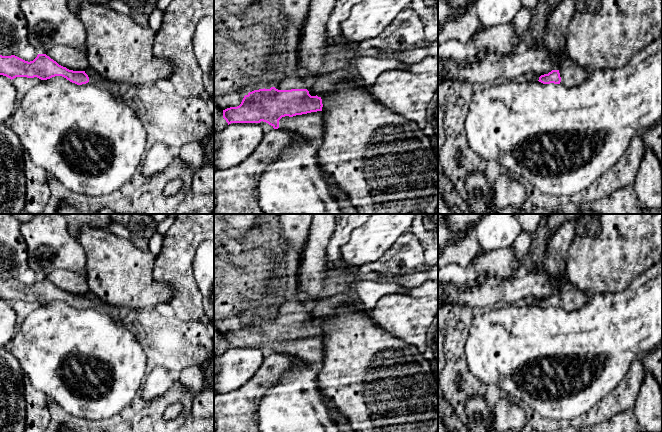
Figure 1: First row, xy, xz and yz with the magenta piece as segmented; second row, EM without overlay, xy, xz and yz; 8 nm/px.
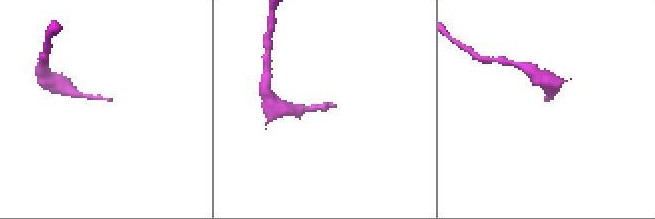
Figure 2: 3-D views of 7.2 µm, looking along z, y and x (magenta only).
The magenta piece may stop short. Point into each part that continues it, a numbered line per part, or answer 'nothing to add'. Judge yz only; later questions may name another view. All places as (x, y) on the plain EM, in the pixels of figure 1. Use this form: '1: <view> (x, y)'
1: yz (571, 298)

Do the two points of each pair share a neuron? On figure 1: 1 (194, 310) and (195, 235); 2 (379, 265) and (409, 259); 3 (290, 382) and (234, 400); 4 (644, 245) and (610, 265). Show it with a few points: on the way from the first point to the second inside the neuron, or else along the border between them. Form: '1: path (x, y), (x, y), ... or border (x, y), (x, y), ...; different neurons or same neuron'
1: path (186, 291), (184, 286), (184, 254); same neuron
2: path (386, 264), (402, 258); same neuron
3: border (283, 371), (264, 394), (257, 410); different neurons
4: path (636, 245), (630, 245), (618, 257); same neuron

